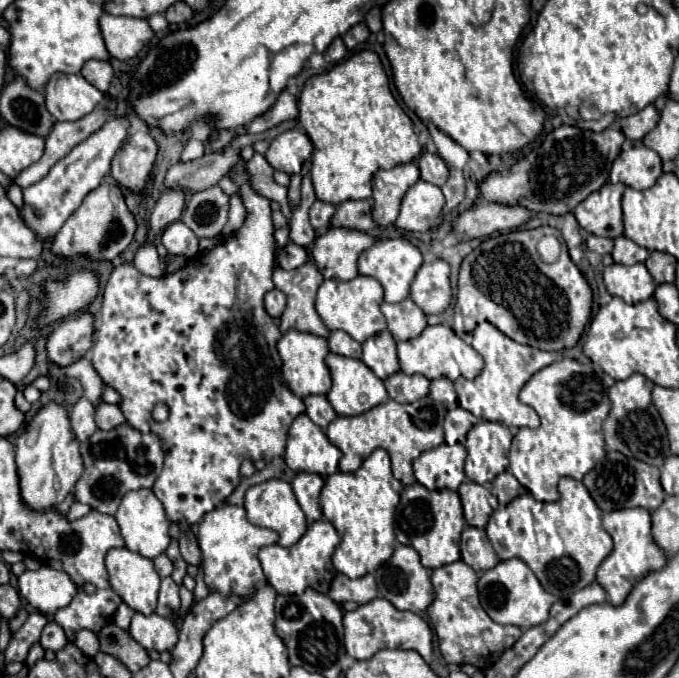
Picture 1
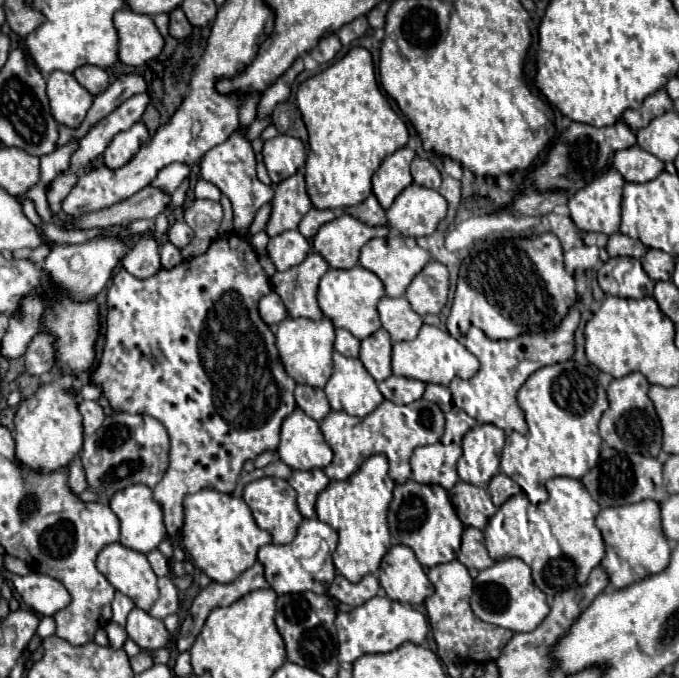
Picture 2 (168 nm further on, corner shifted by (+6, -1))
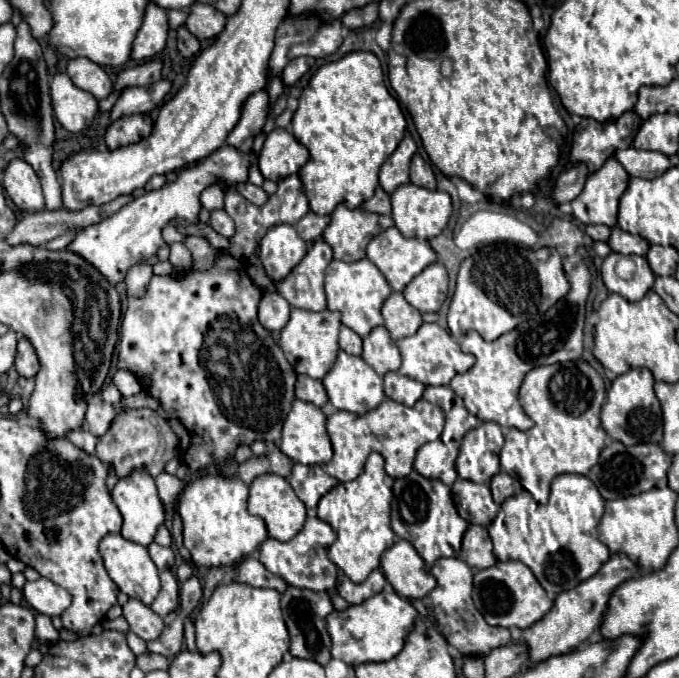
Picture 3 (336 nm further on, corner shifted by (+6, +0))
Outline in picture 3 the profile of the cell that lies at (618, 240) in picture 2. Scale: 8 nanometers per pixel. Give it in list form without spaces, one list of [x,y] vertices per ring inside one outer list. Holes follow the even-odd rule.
[[[618,226],[612,228],[608,246],[618,254],[636,254],[636,256],[646,256],[646,250],[650,248],[650,244],[642,236],[628,234],[628,232],[620,230]]]

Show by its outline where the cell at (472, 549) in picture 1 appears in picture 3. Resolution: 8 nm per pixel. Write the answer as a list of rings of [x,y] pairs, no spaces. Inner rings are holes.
[[[468,526],[464,538],[462,538],[462,550],[458,552],[458,558],[464,560],[470,568],[482,570],[496,564],[492,542],[488,536],[488,530],[484,526]]]

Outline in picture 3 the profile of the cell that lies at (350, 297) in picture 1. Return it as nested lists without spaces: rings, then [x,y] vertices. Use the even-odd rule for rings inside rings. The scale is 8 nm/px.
[[[362,258],[358,262],[342,262],[332,260],[326,268],[326,296],[328,308],[342,312],[342,324],[352,328],[358,336],[366,338],[374,326],[382,324],[382,302],[392,294],[382,272],[368,260]]]

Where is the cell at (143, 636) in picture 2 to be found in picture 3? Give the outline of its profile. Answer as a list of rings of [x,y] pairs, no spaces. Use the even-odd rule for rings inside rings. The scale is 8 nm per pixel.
[[[130,598],[122,606],[122,610],[124,610],[126,622],[130,624],[130,630],[138,634],[142,640],[156,640],[162,634],[164,622],[158,614],[152,612],[150,606],[144,606],[136,598]]]

